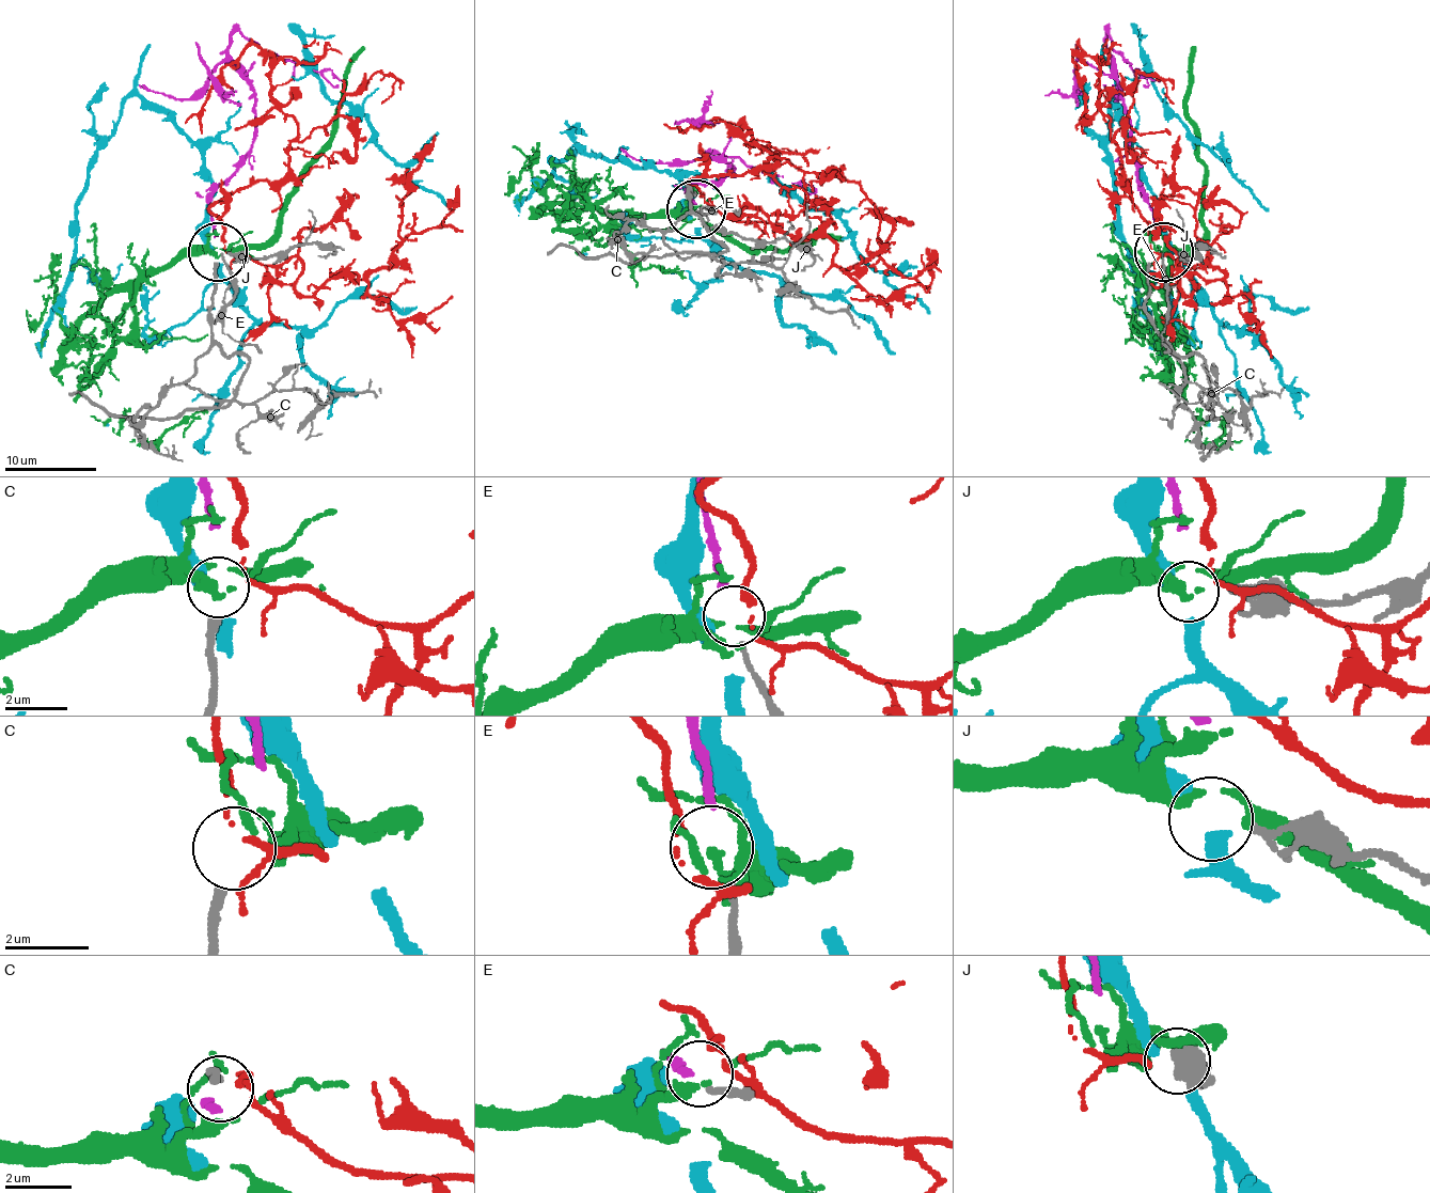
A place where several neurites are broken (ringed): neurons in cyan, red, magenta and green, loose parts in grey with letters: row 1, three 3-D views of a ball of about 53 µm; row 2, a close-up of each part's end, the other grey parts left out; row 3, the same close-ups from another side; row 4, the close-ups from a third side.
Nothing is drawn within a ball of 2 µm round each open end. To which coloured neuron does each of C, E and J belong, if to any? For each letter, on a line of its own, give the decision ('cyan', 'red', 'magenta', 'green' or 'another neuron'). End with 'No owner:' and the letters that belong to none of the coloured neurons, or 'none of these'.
C: red
E: magenta
J: cyan
No owner: none of these

